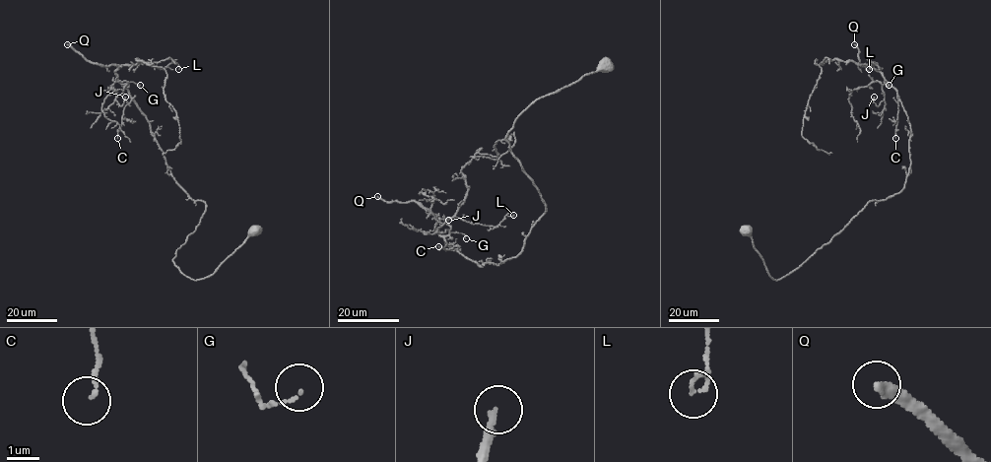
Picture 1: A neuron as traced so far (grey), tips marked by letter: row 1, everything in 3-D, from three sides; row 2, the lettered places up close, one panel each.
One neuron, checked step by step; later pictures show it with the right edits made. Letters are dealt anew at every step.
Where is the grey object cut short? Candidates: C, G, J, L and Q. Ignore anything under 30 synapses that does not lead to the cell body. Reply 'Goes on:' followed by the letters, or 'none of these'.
Goes on: Q

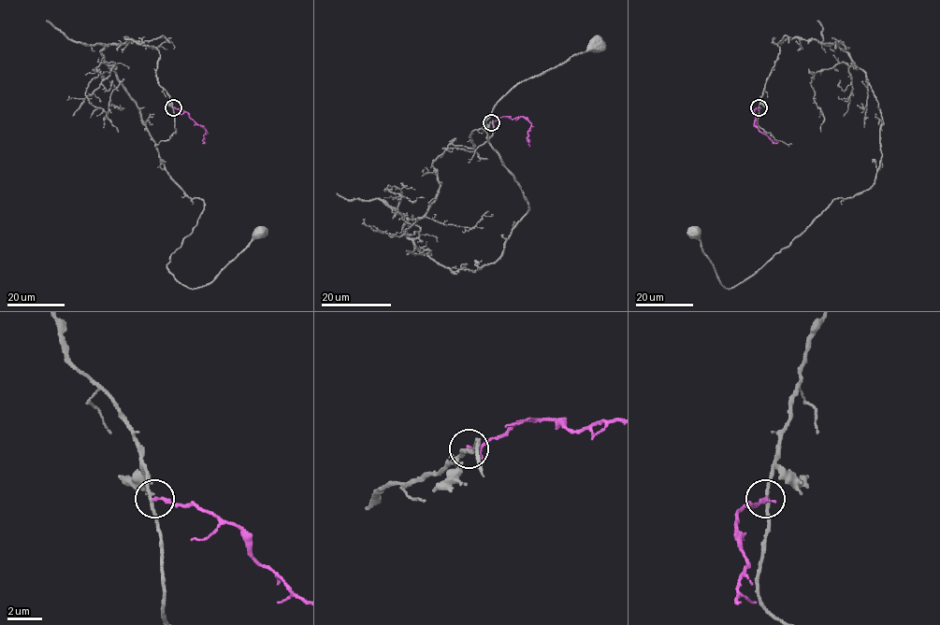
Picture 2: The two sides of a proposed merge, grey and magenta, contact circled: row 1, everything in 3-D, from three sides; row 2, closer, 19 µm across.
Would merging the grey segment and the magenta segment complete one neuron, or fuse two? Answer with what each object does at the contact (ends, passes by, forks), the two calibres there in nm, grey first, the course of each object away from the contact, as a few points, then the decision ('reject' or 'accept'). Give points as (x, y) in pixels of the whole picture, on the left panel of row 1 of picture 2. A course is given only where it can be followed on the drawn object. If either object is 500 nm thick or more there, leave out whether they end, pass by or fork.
grey passes by; magenta ends; calibres 200 and 200 nm; course grey (173, 107), (154, 47), (124, 37), (101, 51), (167, 175), (204, 203), (168, 270), (209, 284), (261, 231); course magenta (173, 107), (186, 111), (207, 131), (205, 143); reject

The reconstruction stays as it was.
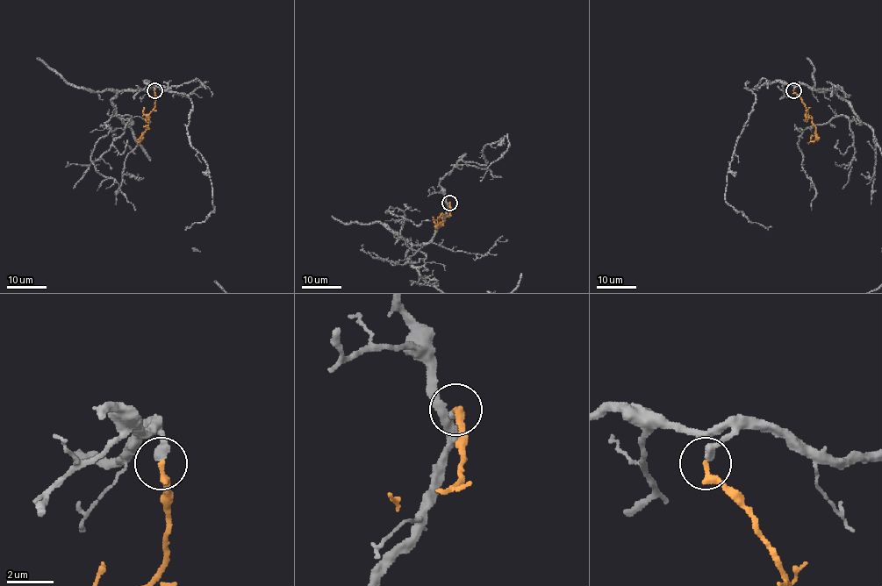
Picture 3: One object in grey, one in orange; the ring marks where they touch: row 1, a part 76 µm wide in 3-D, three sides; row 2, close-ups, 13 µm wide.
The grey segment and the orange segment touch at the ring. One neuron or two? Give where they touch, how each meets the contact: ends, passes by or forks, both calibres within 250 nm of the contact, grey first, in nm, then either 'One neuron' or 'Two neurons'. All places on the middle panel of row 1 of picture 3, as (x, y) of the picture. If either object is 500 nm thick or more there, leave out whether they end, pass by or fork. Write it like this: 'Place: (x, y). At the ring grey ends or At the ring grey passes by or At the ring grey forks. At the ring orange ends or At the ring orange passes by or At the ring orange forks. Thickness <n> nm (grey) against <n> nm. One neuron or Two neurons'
Place: (449, 203). At the ring grey ends. At the ring orange ends. Thickness 400 nm (grey) against 320 nm. One neuron

